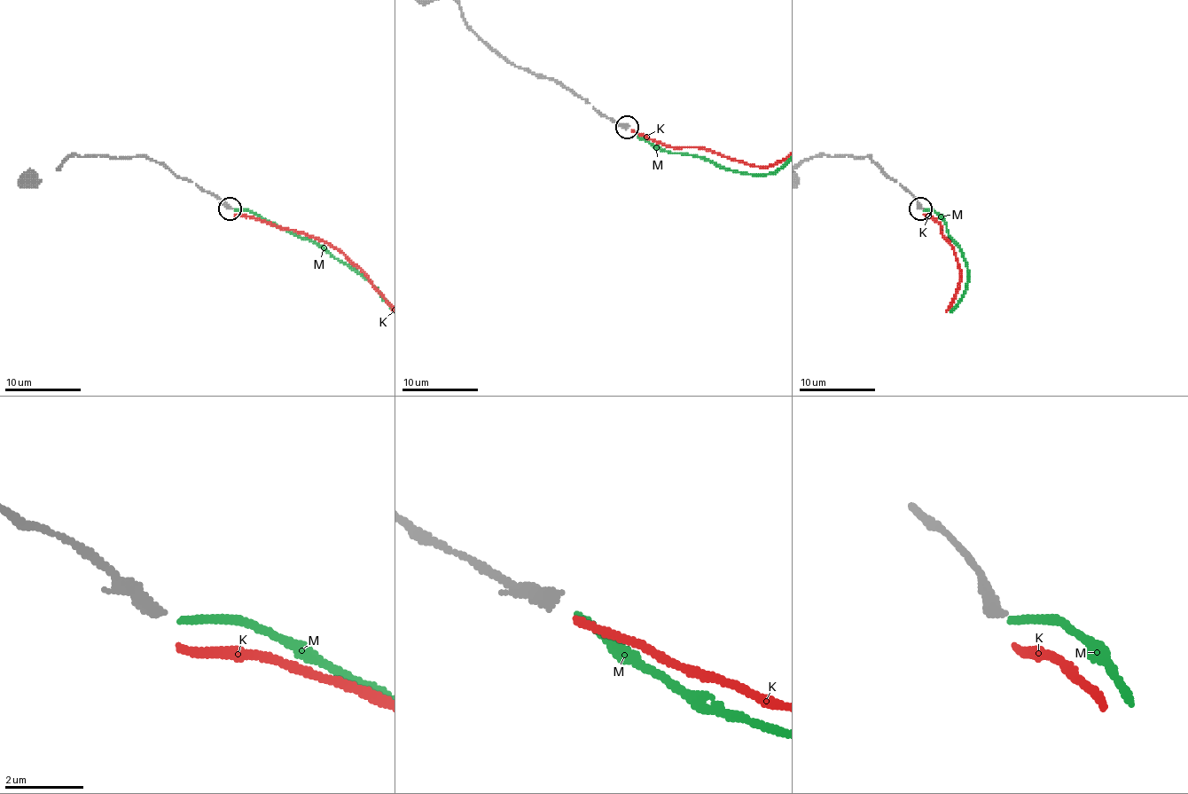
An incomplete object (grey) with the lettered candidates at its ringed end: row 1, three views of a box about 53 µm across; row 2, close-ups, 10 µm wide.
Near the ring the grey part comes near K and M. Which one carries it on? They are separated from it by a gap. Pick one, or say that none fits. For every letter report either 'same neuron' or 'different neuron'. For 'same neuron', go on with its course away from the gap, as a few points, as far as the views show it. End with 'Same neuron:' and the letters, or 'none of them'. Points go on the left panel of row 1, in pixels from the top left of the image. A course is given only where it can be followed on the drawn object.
K: different neuron
M: same neuron
Same neuron: M

